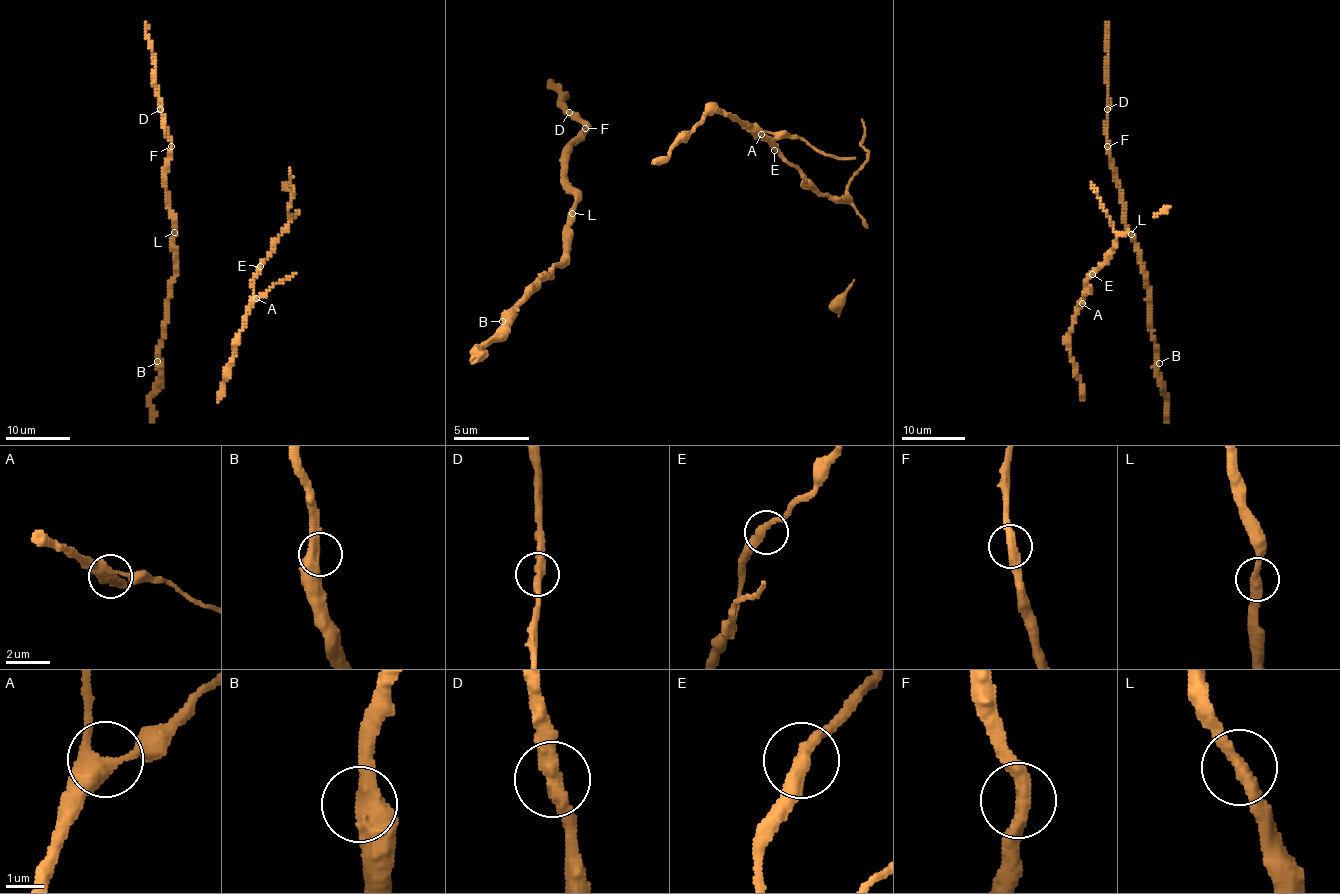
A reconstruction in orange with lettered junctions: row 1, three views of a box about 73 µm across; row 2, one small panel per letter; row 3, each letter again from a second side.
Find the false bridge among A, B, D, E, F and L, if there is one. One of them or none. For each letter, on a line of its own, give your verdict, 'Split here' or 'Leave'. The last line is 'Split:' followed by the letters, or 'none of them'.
A: Leave
B: Leave
D: Leave
E: Leave
F: Leave
L: Leave
Split: none of them

